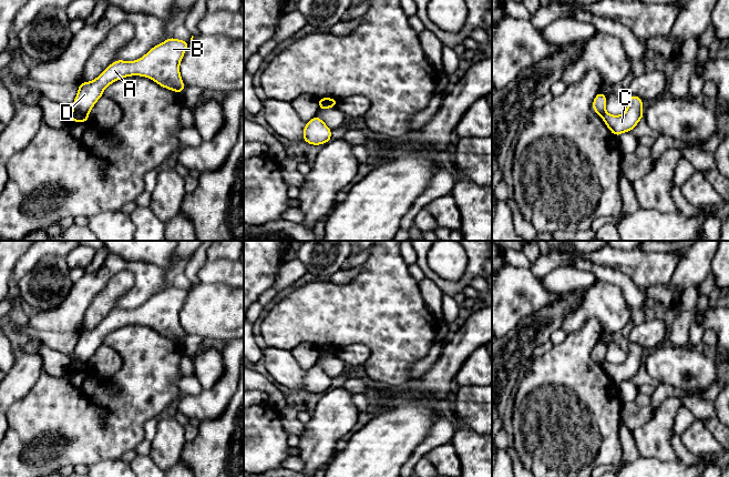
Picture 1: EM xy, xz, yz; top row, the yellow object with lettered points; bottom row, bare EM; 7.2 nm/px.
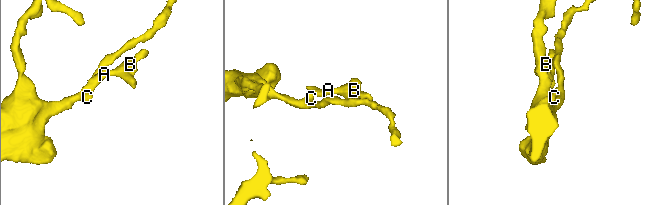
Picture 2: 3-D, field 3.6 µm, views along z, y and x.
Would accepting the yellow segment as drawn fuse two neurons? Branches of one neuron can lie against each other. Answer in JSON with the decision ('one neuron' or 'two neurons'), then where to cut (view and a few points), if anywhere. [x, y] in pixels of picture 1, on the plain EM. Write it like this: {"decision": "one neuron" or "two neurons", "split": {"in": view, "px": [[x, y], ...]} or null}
{"decision": "two neurons", "split": {"in": "xy", "px": [[72, 361], [86, 363]]}}

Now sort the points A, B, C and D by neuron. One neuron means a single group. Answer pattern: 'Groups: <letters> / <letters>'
Groups: A B D / C

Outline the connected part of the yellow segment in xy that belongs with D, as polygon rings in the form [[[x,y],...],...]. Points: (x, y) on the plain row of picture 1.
[[[171,285],[138,308],[114,309],[93,329],[79,333],[71,361],[89,363],[107,334],[131,324],[150,326],[163,336],[182,342],[185,333],[179,323],[179,312],[188,293]]]

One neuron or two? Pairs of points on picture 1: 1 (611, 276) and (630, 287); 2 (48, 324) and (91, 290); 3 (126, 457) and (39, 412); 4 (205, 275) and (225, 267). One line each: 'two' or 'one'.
1: one
2: one
3: two
4: one

